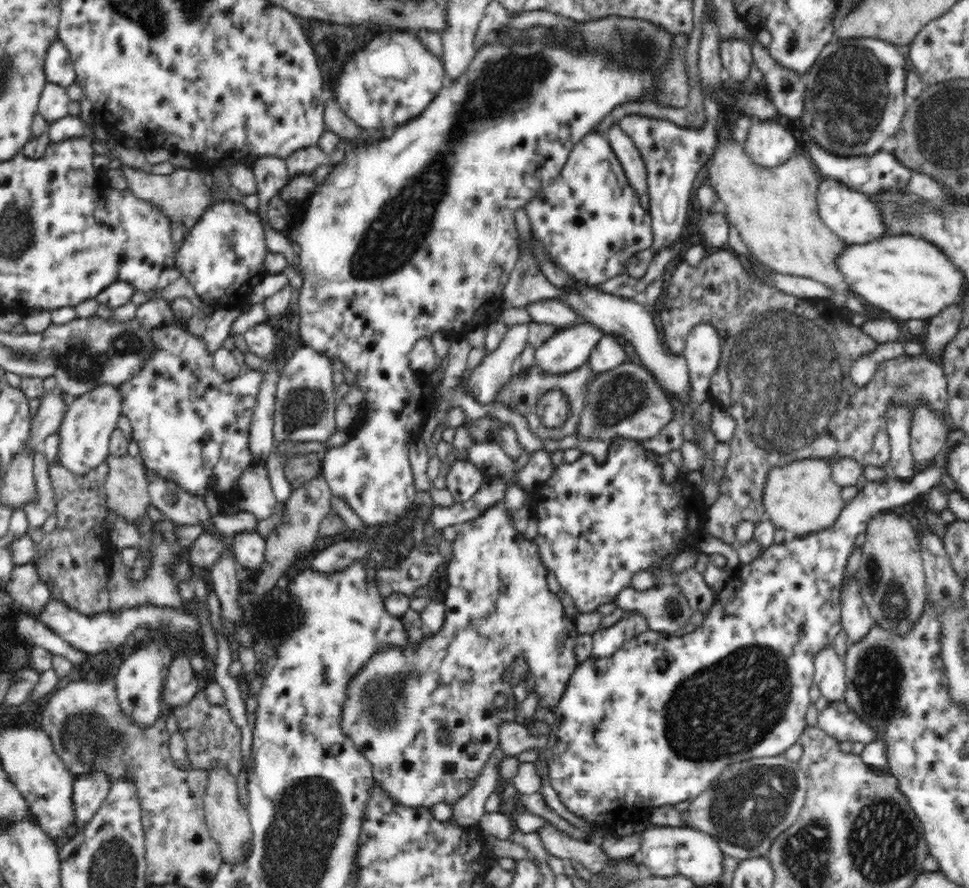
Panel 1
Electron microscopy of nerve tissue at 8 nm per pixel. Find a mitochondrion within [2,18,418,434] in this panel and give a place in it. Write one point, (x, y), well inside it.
(81, 360)

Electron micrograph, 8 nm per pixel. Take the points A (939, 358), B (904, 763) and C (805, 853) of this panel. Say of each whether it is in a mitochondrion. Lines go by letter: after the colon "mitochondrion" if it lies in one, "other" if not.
A: other
B: other
C: mitochondrion

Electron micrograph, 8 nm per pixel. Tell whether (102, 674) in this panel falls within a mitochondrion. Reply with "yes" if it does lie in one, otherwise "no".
no

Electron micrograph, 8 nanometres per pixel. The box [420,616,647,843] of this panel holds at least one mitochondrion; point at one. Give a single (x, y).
(444, 739)

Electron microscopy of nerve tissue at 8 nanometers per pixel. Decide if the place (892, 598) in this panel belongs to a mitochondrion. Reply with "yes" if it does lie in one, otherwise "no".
yes

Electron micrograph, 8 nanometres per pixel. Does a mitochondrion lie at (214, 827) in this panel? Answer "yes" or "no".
no

